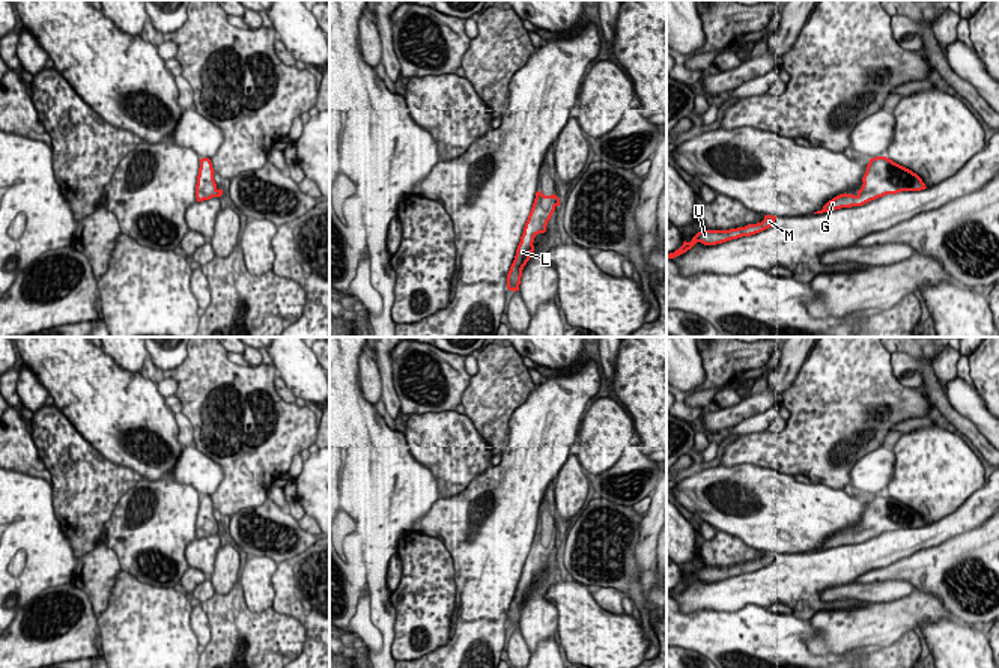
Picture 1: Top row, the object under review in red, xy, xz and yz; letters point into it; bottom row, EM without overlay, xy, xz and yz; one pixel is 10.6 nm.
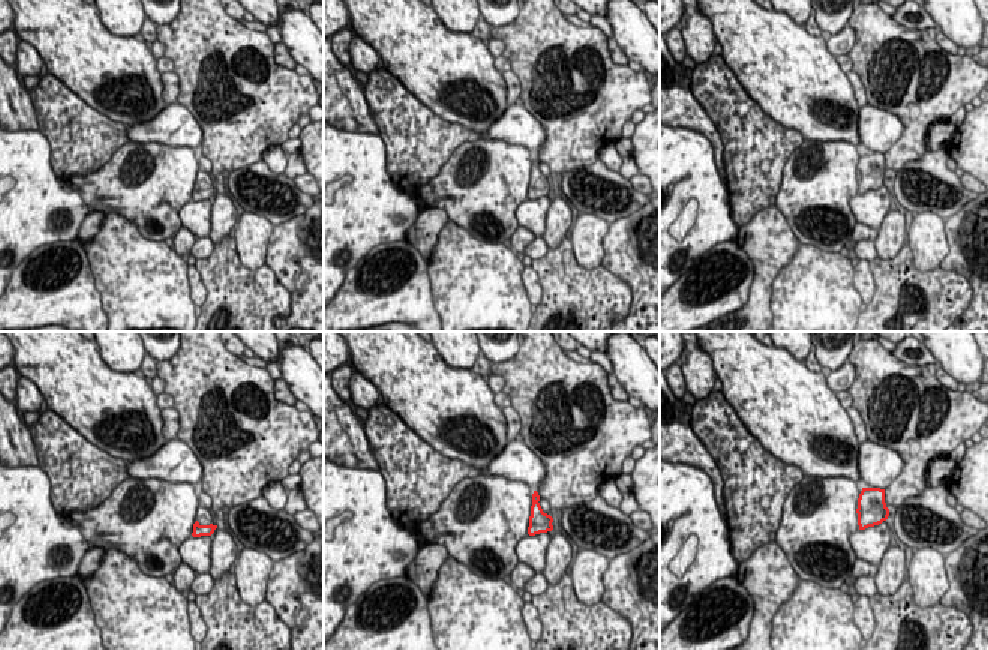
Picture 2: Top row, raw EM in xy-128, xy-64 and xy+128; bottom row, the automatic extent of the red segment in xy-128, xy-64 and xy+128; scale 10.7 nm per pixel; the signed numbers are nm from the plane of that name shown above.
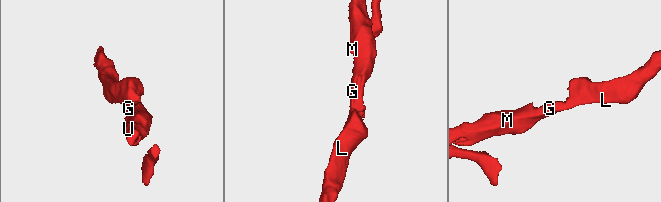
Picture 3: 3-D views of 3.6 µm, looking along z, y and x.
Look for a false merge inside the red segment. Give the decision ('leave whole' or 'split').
leave whole

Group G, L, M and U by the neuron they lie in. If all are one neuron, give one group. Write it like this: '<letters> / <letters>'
G L M U

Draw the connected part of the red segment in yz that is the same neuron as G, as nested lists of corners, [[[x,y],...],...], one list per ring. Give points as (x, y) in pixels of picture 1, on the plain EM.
[[[876,493],[870,496],[862,519],[862,525],[856,533],[846,530],[840,531],[829,537],[821,548],[814,551],[823,551],[841,545],[862,543],[886,531],[921,528],[927,525],[916,510],[886,493]]]

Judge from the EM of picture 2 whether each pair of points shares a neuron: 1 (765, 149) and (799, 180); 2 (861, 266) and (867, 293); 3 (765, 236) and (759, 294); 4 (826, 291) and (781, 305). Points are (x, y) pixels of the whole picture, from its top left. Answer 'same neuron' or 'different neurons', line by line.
1: different neurons
2: same neuron
3: same neuron
4: same neuron

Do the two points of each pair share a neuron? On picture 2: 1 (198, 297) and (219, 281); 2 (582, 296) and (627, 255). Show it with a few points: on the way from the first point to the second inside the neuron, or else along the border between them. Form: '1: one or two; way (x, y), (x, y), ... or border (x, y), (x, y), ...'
1: two; border (195, 263), (207, 291), (207, 297), (198, 309)
2: two; border (601, 264), (628, 285), (630, 300)

